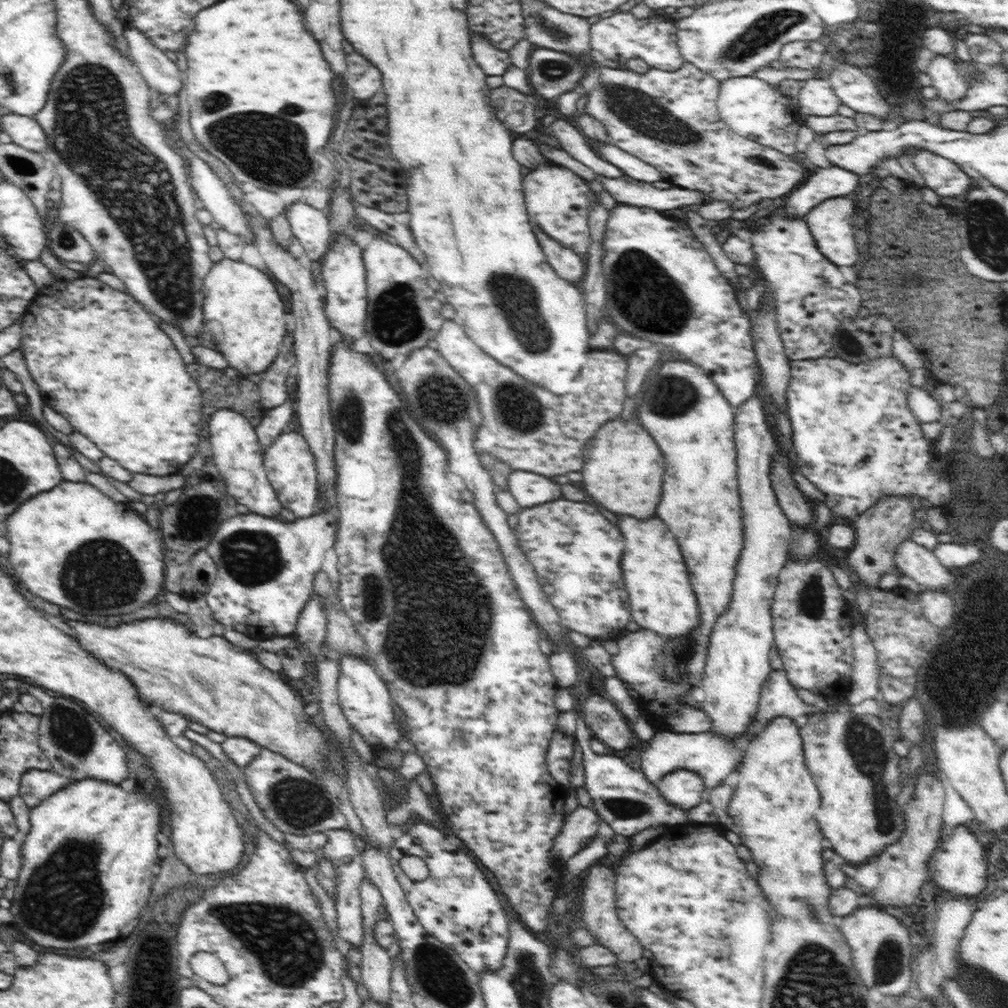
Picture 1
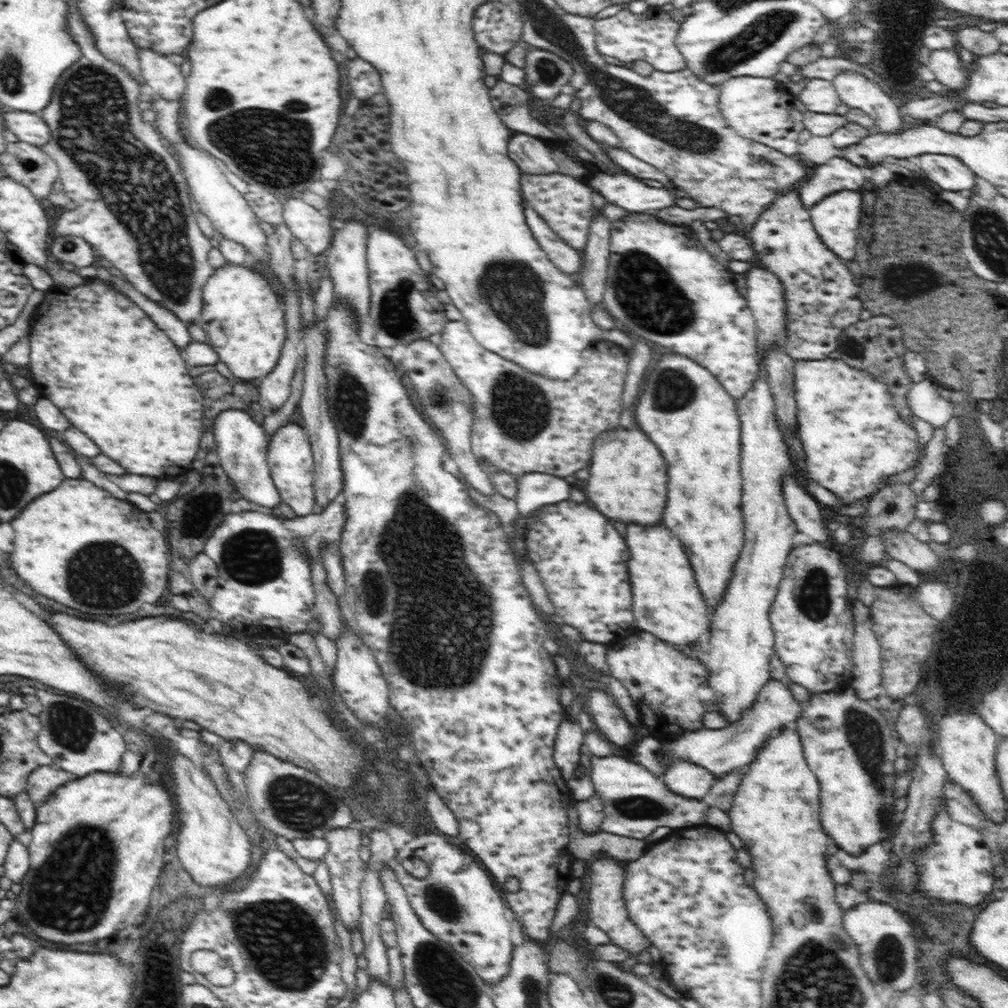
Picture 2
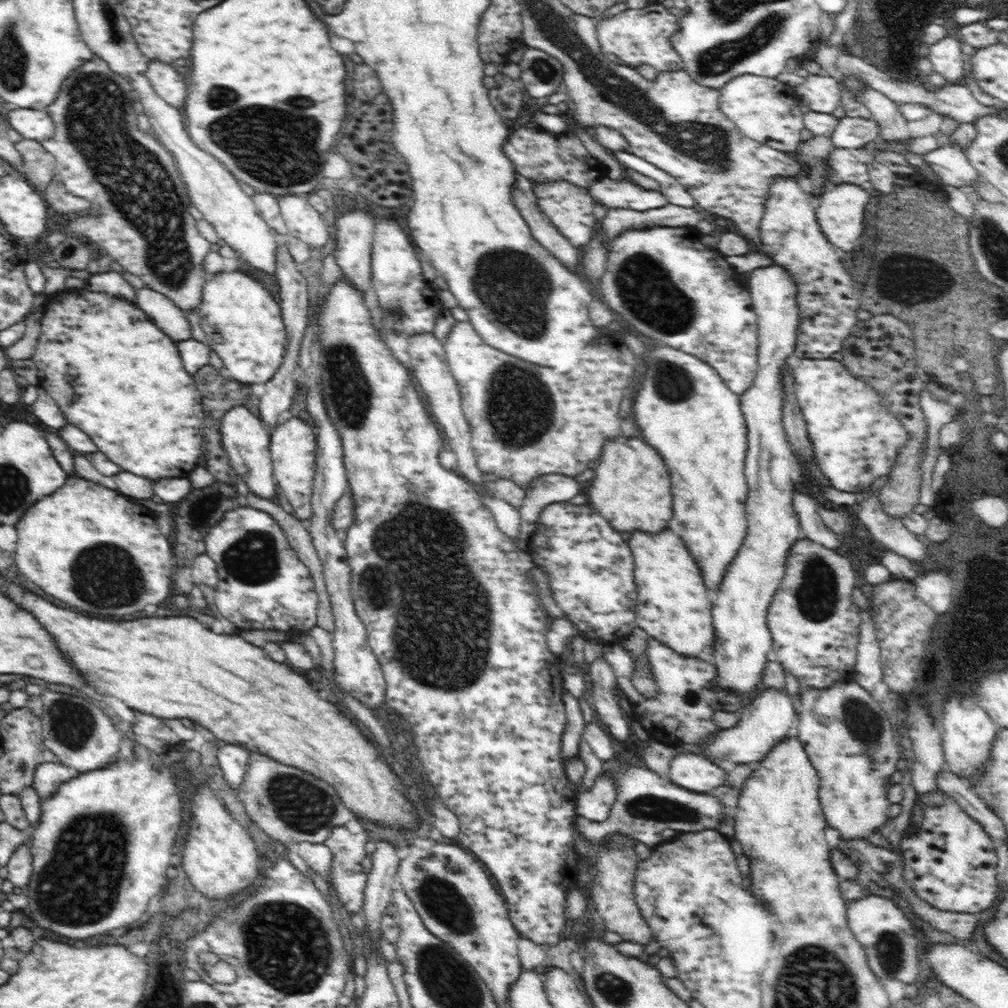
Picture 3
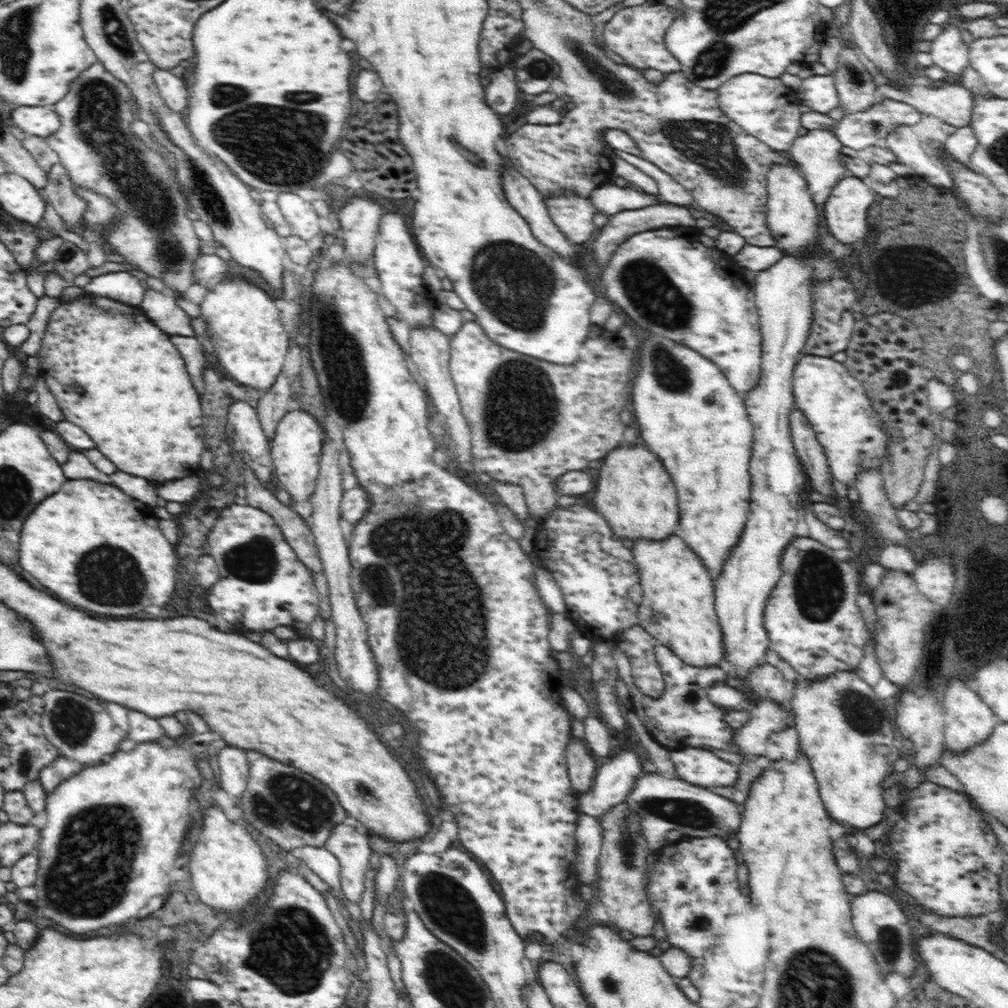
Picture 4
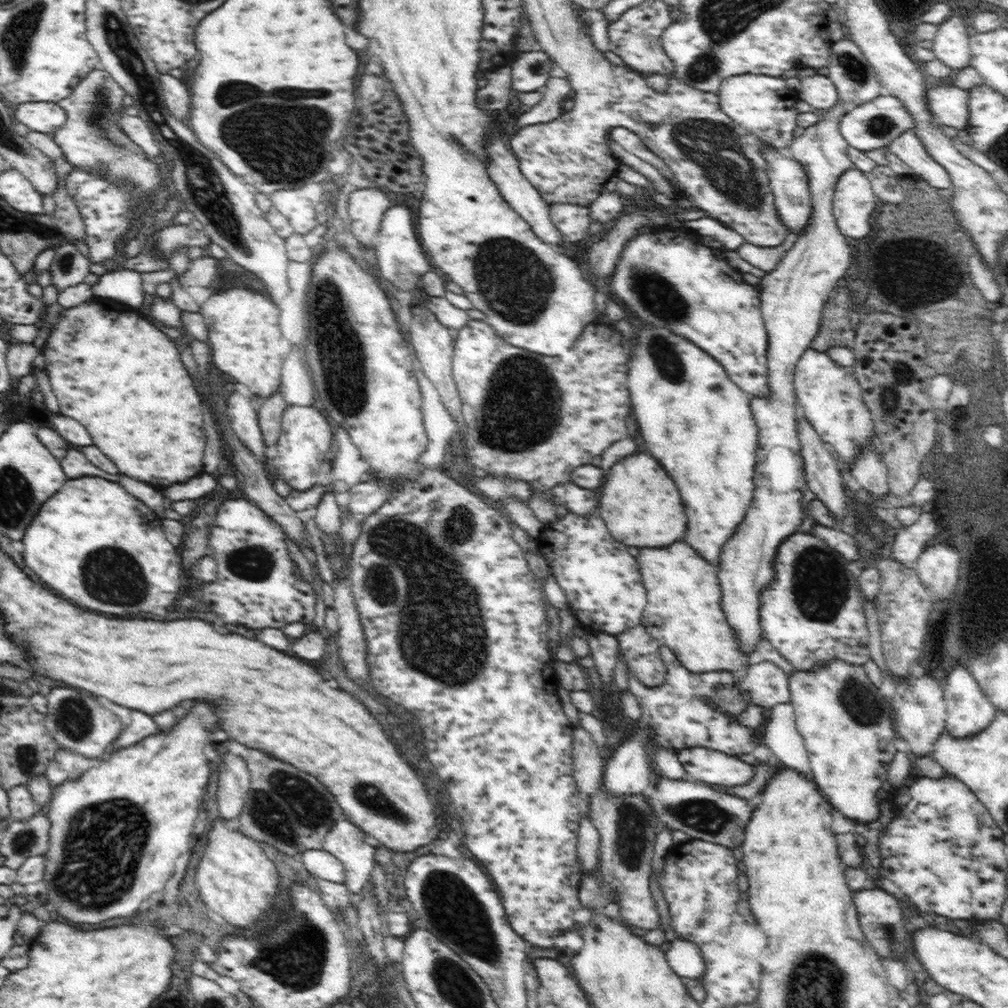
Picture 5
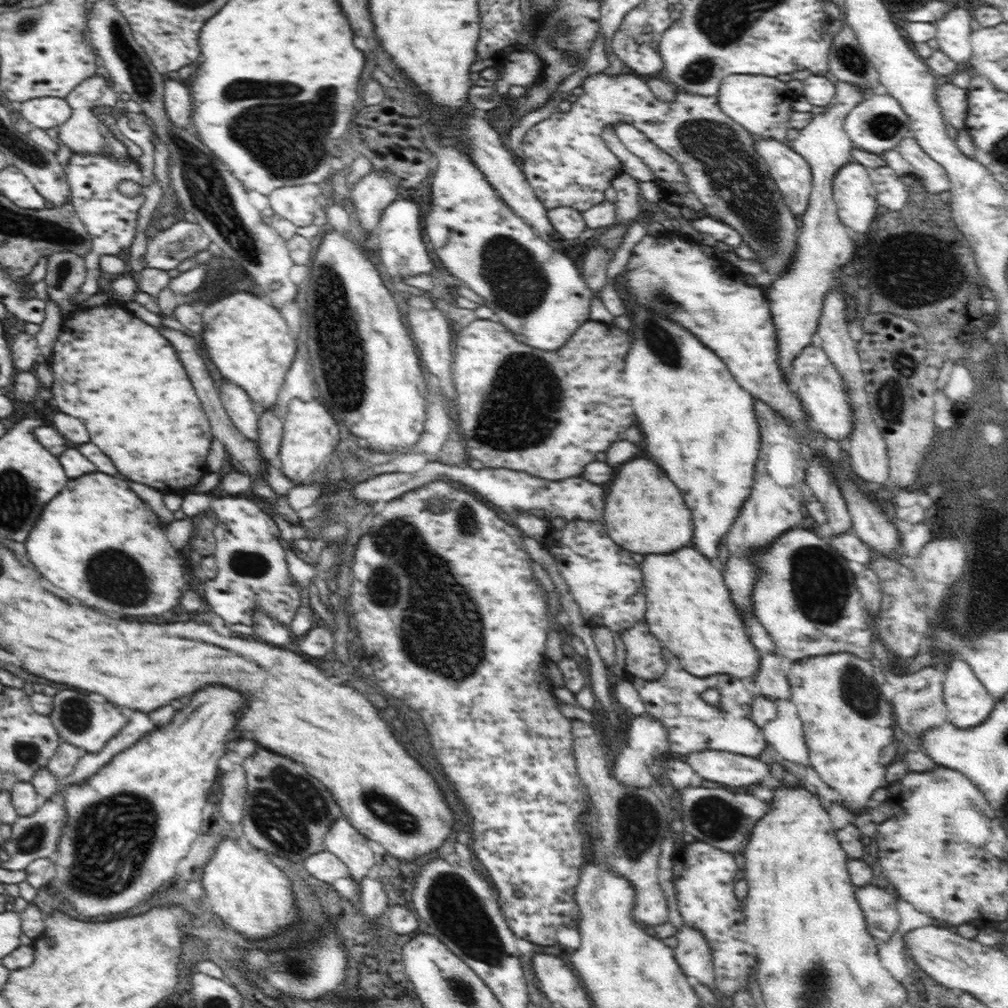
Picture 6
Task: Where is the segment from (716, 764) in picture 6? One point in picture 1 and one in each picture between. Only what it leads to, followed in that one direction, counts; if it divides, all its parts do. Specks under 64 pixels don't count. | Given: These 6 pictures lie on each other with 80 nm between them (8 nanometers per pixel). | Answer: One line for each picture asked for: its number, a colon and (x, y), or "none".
1: (682, 788)
2: (684, 778)
3: (695, 772)
4: (695, 765)
5: (706, 765)

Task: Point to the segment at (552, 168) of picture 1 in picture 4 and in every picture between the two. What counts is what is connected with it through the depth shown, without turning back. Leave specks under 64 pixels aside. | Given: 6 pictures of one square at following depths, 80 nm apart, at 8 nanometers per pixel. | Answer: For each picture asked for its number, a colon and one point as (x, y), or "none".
2: (565, 203)
3: (569, 207)
4: (572, 214)

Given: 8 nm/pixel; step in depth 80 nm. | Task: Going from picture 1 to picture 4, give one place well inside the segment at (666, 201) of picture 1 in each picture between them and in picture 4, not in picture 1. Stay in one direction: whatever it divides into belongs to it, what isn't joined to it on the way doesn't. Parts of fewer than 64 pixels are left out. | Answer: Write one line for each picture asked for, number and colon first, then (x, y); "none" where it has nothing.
2: (624, 190)
3: (612, 194)
4: (607, 198)

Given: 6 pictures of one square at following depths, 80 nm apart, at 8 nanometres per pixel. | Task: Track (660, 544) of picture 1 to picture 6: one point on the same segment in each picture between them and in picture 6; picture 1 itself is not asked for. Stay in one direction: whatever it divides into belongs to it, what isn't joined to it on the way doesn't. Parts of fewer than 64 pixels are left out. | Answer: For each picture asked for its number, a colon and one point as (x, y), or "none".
2: (667, 603)
3: (674, 606)
4: (678, 607)
5: (684, 611)
6: (689, 610)

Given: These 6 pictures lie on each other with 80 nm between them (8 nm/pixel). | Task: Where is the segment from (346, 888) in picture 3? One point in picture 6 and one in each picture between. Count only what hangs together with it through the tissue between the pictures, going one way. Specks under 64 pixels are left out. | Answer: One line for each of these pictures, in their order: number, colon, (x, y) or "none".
4: (351, 848)
5: (345, 841)
6: (342, 840)

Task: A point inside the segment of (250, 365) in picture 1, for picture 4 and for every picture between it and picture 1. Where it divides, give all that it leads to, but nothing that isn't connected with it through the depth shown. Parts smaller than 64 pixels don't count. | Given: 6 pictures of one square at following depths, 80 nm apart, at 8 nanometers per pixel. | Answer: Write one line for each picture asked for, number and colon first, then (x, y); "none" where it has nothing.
2: (249, 312)
3: (244, 313)
4: (241, 320)

